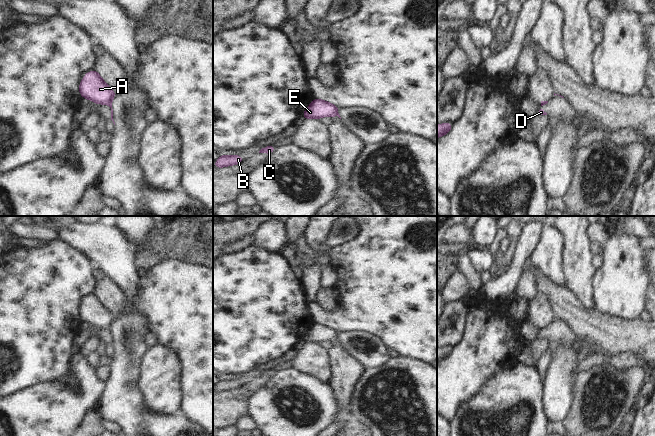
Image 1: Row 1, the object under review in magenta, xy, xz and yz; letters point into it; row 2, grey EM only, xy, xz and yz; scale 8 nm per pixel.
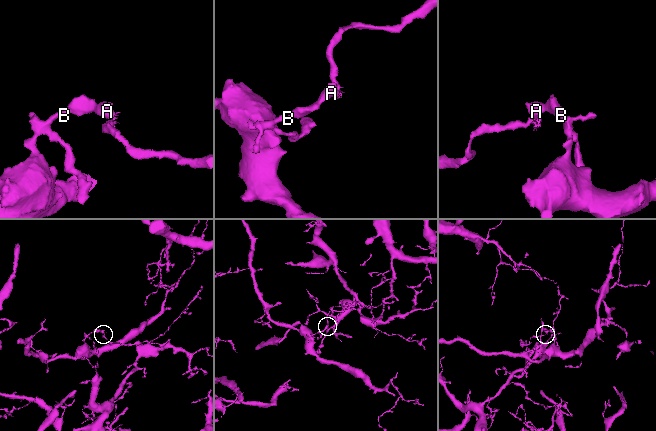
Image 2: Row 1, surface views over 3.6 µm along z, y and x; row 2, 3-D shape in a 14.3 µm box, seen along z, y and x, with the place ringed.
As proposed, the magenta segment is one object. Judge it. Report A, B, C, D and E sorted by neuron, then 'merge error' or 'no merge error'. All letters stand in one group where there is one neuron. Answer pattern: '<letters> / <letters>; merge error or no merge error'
A B C E / D; merge error

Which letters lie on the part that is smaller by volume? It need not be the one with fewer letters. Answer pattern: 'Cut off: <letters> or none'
Cut off: D

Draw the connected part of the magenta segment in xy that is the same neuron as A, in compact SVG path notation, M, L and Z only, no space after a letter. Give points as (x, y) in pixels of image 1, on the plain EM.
M95 293L85 298L79 308L79 316L82 322L103 329L108 329L116 319Z

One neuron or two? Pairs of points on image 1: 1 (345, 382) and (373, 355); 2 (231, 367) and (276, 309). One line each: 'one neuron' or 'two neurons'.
1: two neurons
2: one neuron

